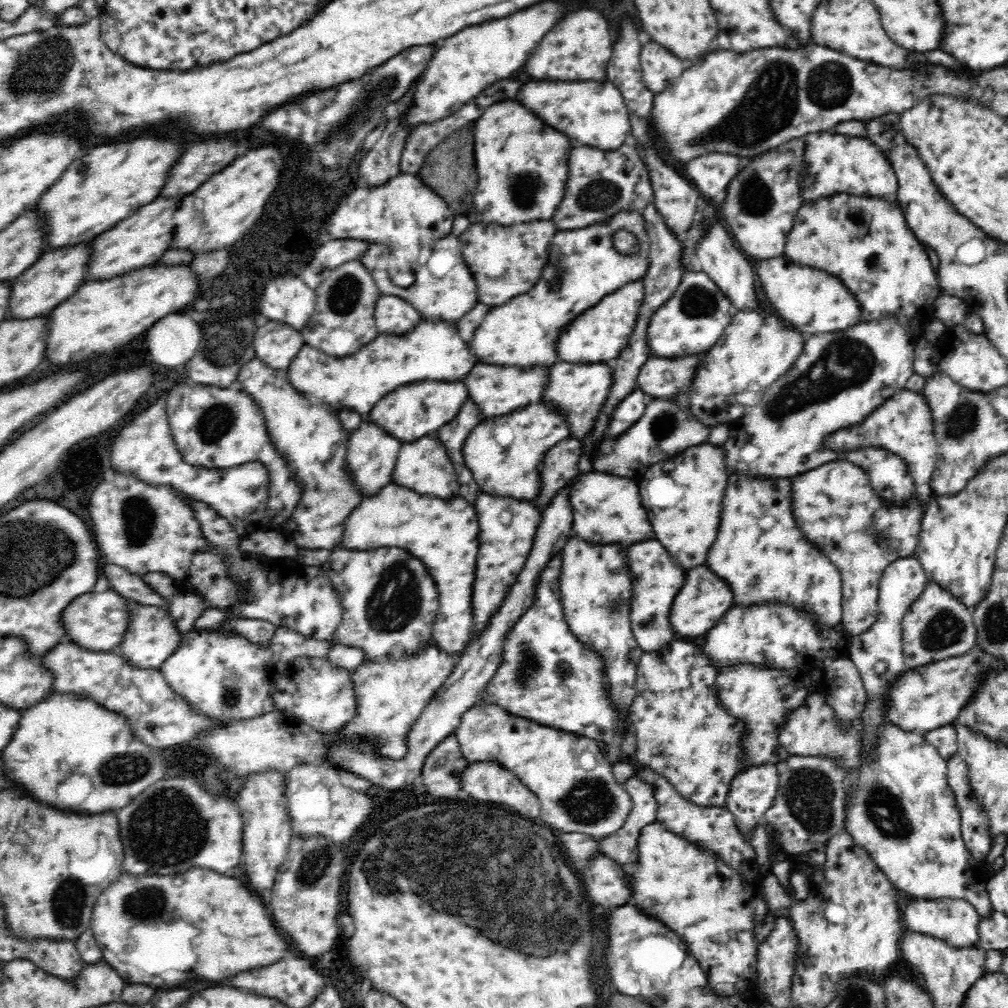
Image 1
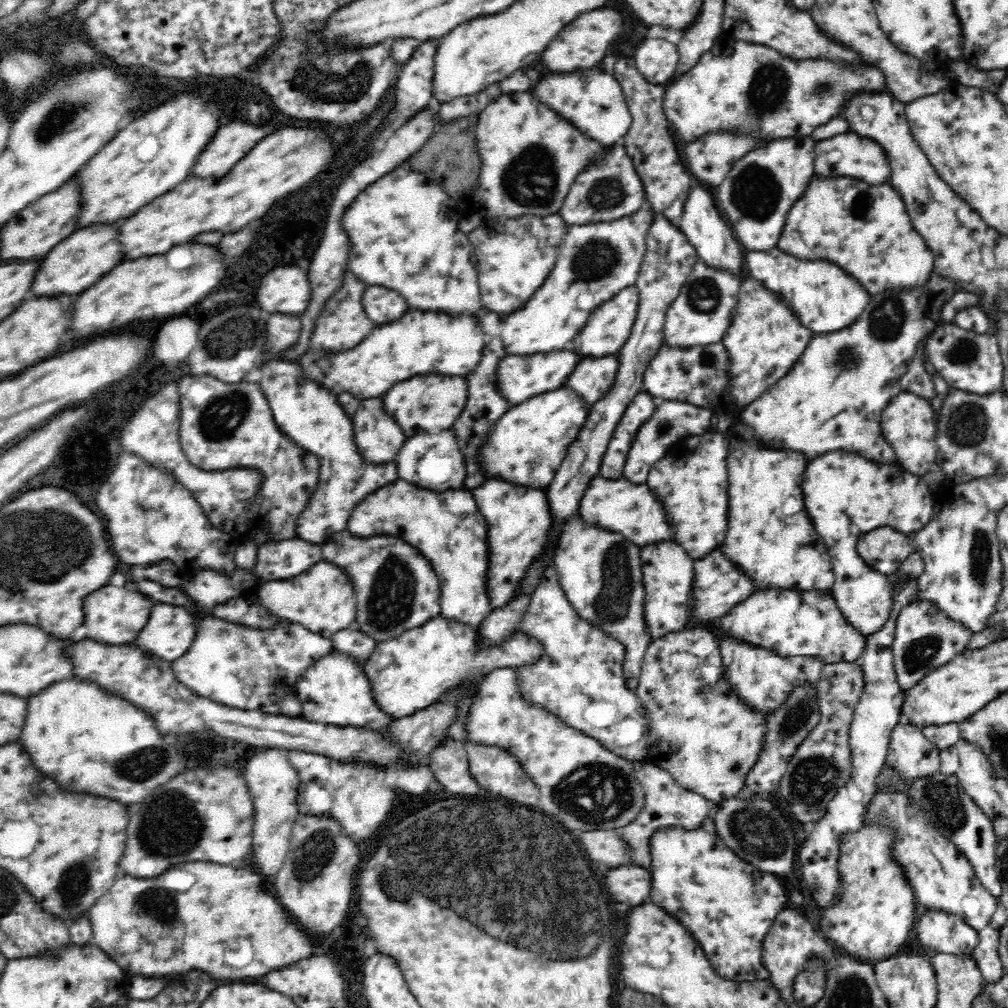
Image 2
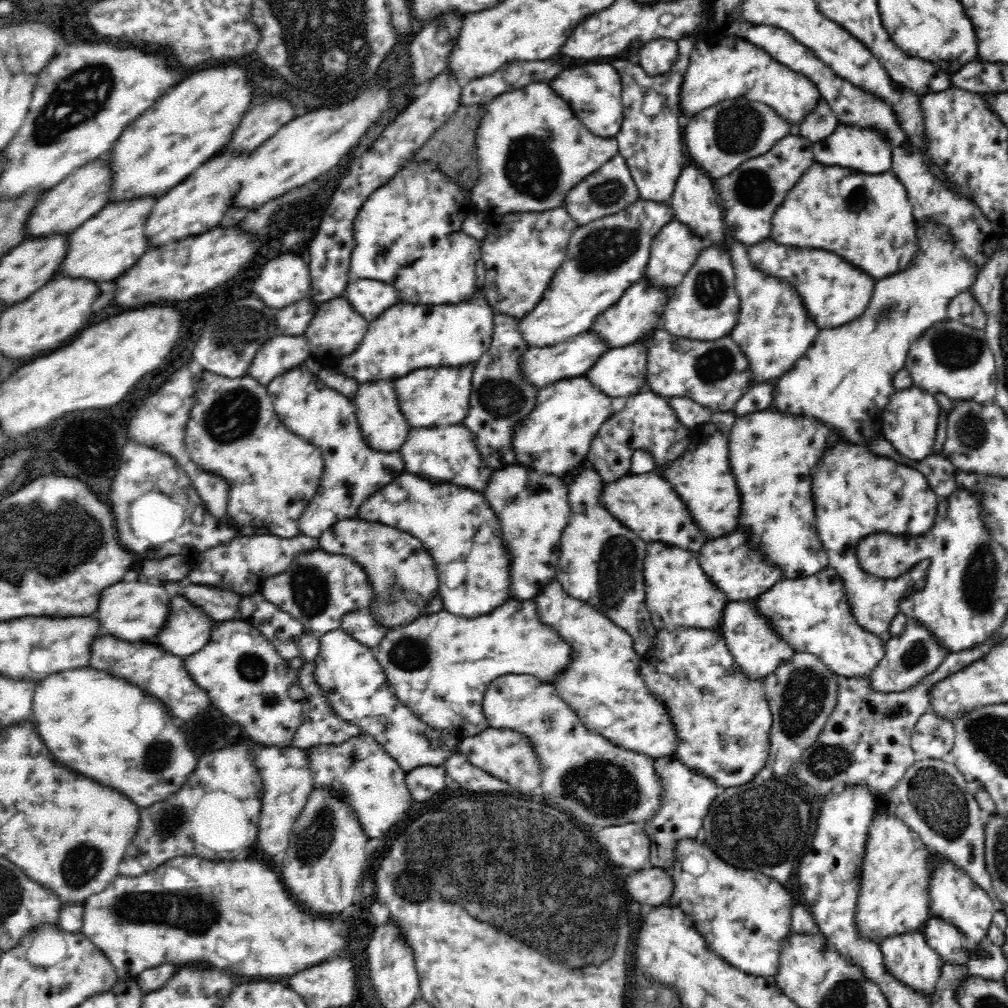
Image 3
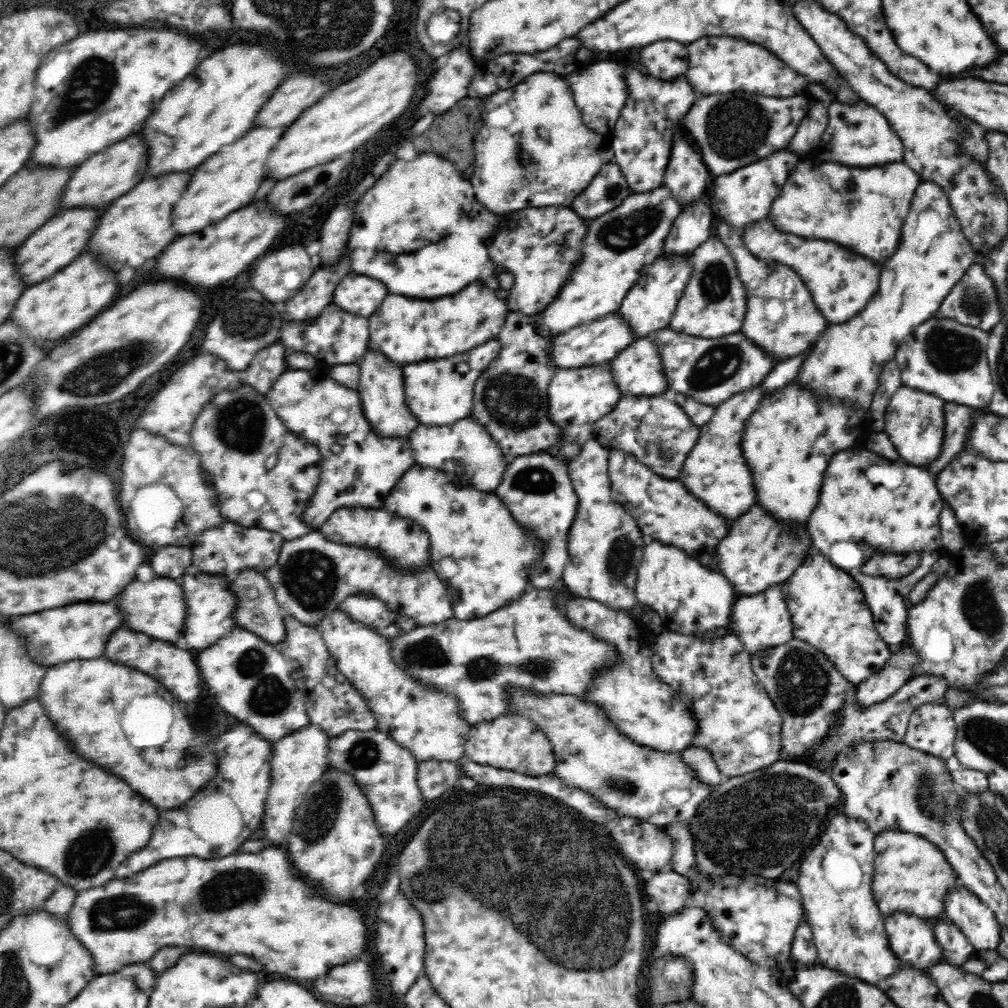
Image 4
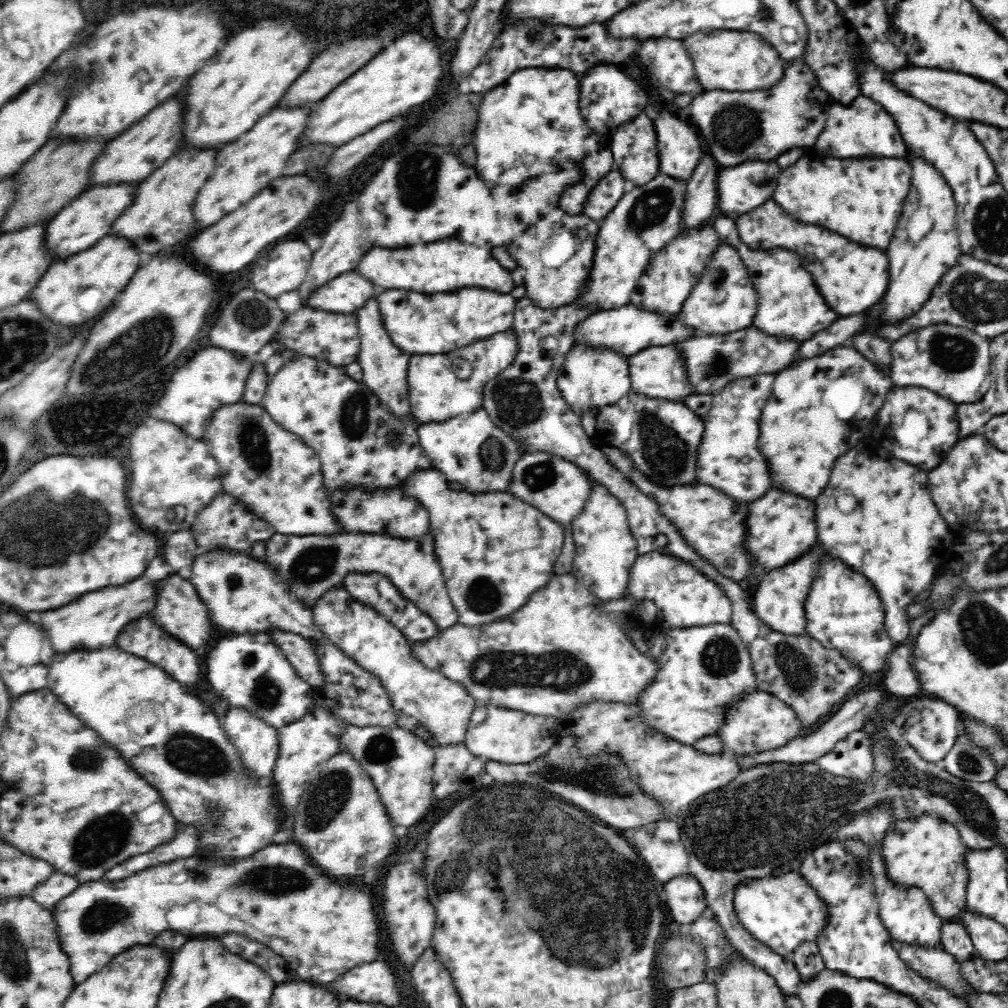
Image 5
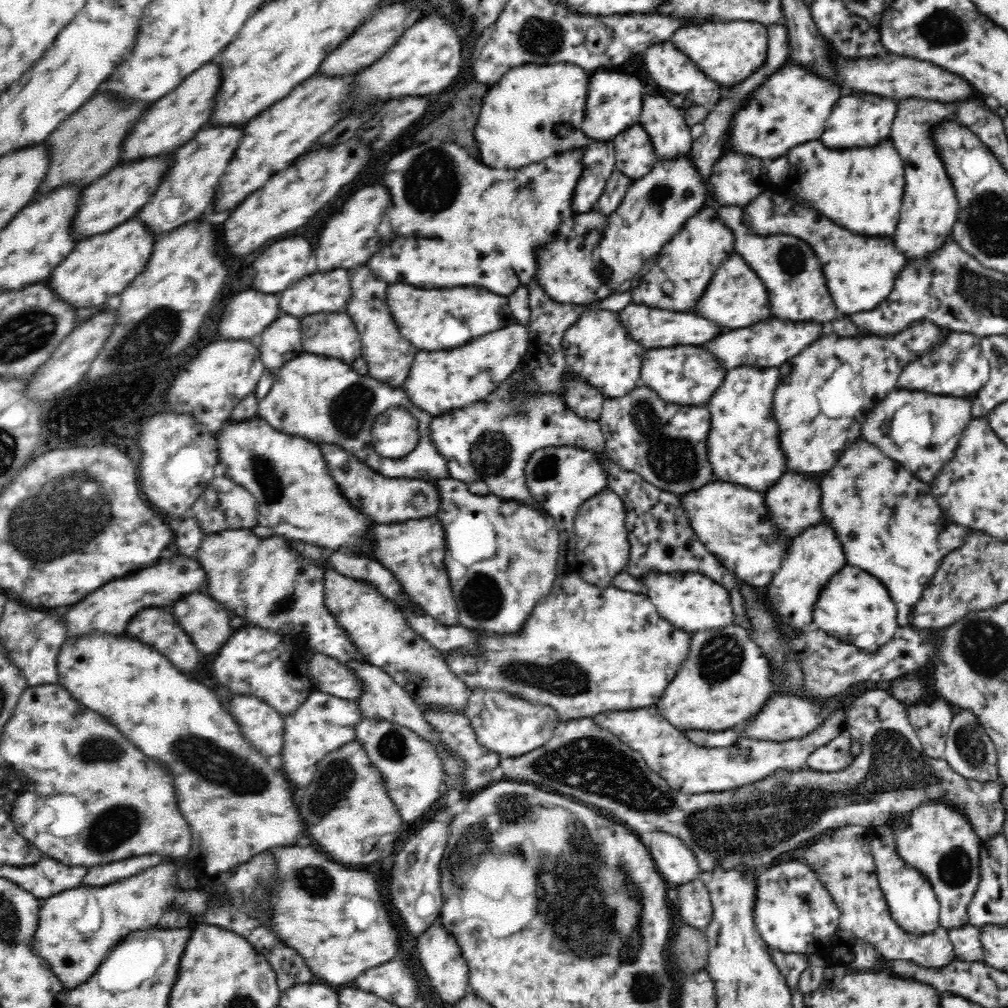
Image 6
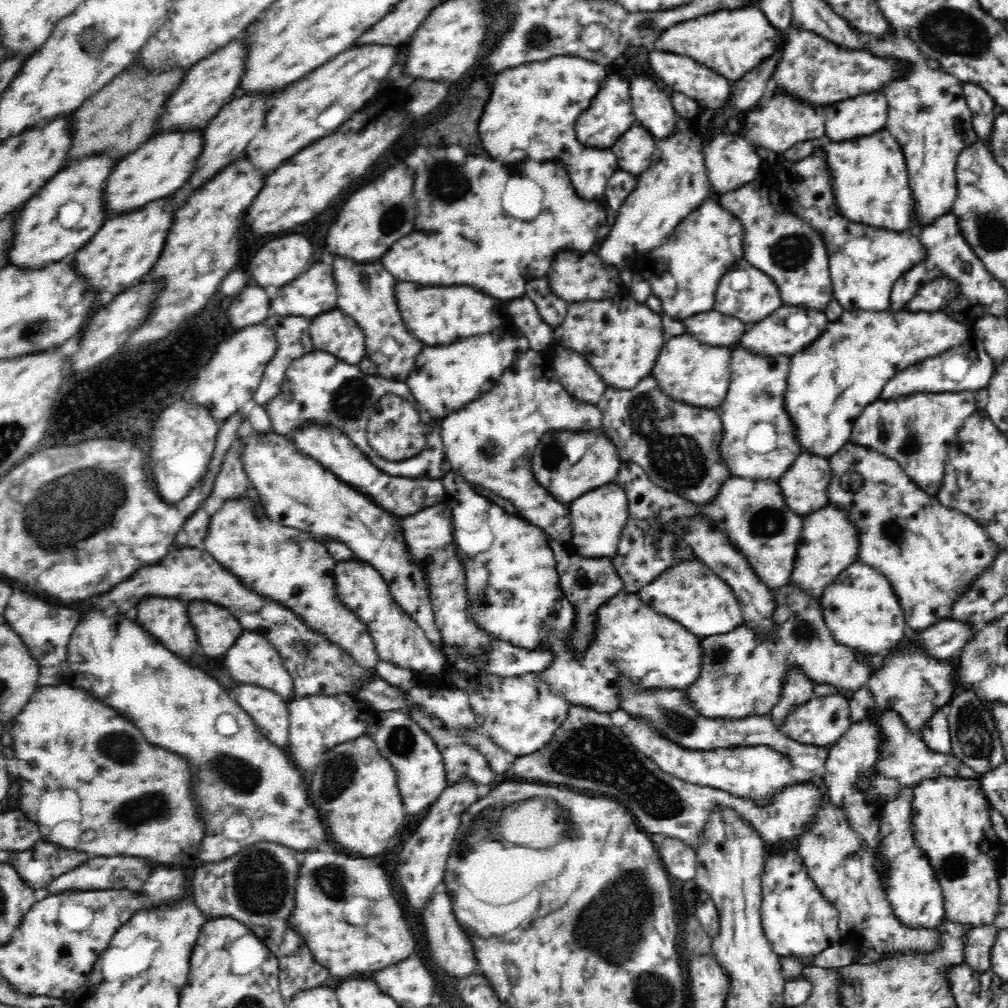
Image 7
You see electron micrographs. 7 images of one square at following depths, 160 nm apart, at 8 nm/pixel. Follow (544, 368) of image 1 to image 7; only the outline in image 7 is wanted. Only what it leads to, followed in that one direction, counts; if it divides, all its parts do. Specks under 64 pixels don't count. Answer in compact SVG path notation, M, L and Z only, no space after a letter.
M716 309L696 314L683 323L685 327L688 326L685 332L692 330L692 335L700 341L712 346L729 348L738 344L752 325L736 316L722 314Z

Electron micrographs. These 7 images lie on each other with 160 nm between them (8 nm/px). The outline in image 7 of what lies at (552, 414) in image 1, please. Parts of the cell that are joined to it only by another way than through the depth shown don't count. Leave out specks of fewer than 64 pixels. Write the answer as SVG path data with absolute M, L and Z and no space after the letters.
M620 292L610 299L569 303L564 320L555 327L556 345L582 353L592 367L602 375L606 386L626 390L650 376L660 351L666 344L662 336L664 326L658 311L638 302L632 296L620 296Z

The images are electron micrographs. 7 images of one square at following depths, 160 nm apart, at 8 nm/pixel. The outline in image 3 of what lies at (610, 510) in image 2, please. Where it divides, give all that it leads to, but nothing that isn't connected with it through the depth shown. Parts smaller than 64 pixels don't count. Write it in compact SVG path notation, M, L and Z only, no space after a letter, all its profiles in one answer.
M655 470L640 474L629 472L605 483L602 492L603 504L611 510L611 514L619 518L626 527L632 526L632 530L636 530L636 534L640 534L640 538L648 542L660 540L696 554L711 539L696 524L694 516L672 486L672 481L666 480Z

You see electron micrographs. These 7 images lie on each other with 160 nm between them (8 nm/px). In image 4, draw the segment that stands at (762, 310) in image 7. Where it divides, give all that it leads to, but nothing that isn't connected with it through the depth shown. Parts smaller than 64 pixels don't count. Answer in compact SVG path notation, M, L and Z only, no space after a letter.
M714 235L695 248L692 263L692 278L675 308L668 328L706 339L742 331L748 296L731 251Z

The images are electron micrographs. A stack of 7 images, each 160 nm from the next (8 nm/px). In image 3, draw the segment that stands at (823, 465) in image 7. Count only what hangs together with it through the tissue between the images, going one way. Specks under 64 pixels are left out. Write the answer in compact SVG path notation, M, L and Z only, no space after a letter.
M739 526L722 538L714 538L702 546L697 560L708 577L720 586L728 595L728 602L740 599L757 599L760 594L768 592L775 584L784 578L783 568L773 564L767 554L760 551L760 547L752 541L753 531L747 526Z

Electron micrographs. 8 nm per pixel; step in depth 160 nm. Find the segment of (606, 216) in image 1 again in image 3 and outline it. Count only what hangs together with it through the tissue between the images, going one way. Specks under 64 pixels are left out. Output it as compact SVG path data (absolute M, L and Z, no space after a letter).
M615 156L600 166L591 176L584 178L580 186L576 185L576 190L572 190L572 194L568 194L566 206L578 224L588 224L609 214L617 213L639 199L635 182L625 163L622 156Z

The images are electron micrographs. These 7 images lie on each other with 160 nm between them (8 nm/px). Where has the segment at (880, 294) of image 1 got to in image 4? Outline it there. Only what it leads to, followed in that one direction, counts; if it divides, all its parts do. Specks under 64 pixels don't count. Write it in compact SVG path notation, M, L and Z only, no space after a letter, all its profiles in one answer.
M805 158L791 168L790 175L772 201L769 218L780 231L788 231L804 237L840 241L849 248L852 246L860 254L868 254L868 258L884 262L888 254L896 250L902 224L920 181L920 175L903 161L856 168L856 166L842 166L836 162L824 162L824 164L818 162L812 166L811 161Z

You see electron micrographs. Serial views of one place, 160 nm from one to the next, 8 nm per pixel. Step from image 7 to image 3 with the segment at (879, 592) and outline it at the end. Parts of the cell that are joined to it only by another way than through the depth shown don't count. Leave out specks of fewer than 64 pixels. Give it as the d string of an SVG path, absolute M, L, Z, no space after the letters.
M829 565L811 575L784 577L754 601L760 607L760 613L770 617L777 632L792 645L794 651L810 651L816 654L839 676L868 677L884 658L886 643L878 636L867 632L867 628L856 620L848 602L844 582L838 572Z

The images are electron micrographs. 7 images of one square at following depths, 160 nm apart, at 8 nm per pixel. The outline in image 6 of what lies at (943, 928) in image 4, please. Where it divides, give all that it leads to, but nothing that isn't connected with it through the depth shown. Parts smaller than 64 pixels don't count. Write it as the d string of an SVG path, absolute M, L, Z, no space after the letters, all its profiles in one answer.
M968 924L962 927L948 929L950 941L954 947L956 958L961 961L984 961L984 947L980 940L980 927Z

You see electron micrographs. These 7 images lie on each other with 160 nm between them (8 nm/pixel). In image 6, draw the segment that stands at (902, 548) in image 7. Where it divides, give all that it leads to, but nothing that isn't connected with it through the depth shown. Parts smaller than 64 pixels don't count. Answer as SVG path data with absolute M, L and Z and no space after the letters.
M863 438L856 439L846 450L844 450L840 455L840 458L837 458L836 464L833 464L827 471L824 471L820 479L823 519L830 522L831 526L835 528L837 534L839 534L840 541L842 541L842 544L844 545L844 554L846 554L847 564L856 566L872 575L876 575L880 581L886 584L886 586L888 586L888 592L892 595L892 599L894 599L894 602L896 603L899 626L901 628L911 627L912 612L914 612L916 604L920 602L924 590L927 590L928 586L930 586L930 582L932 582L934 574L938 572L940 566L943 564L944 558L948 557L948 554L954 552L954 550L962 548L974 531L971 528L961 526L956 522L948 521L943 514L943 511L940 509L939 503L936 502L935 496L932 495L929 483L918 480L898 461L888 458L877 446L874 446Z

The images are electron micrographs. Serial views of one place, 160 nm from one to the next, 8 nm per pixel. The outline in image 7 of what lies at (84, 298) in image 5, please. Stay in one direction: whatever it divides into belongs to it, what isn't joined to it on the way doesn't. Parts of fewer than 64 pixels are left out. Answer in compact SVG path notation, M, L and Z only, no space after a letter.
M172 195L148 202L132 211L110 216L92 240L74 254L80 273L98 289L113 295L144 280L152 272L168 238L177 211L170 205Z

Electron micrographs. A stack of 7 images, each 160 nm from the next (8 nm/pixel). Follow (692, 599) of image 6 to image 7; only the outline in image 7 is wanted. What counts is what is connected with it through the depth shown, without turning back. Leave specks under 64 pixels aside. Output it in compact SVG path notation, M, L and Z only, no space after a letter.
M696 558L678 560L643 586L638 595L658 614L666 615L700 638L732 633L744 623L742 609L731 586Z

